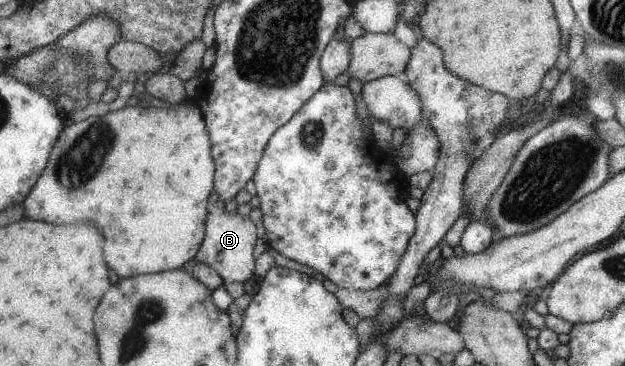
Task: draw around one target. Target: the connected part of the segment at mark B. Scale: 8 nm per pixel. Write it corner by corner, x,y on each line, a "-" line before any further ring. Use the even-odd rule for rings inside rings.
213,210
206,219
206,236
193,258
216,270
224,283
244,283
253,277
255,259
252,252
255,241
256,228
250,216
240,216
237,211

